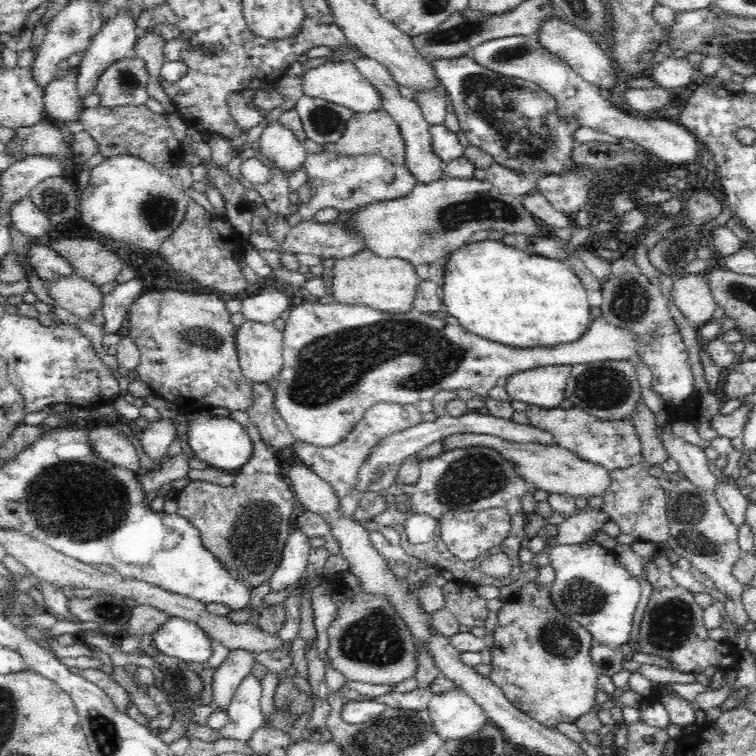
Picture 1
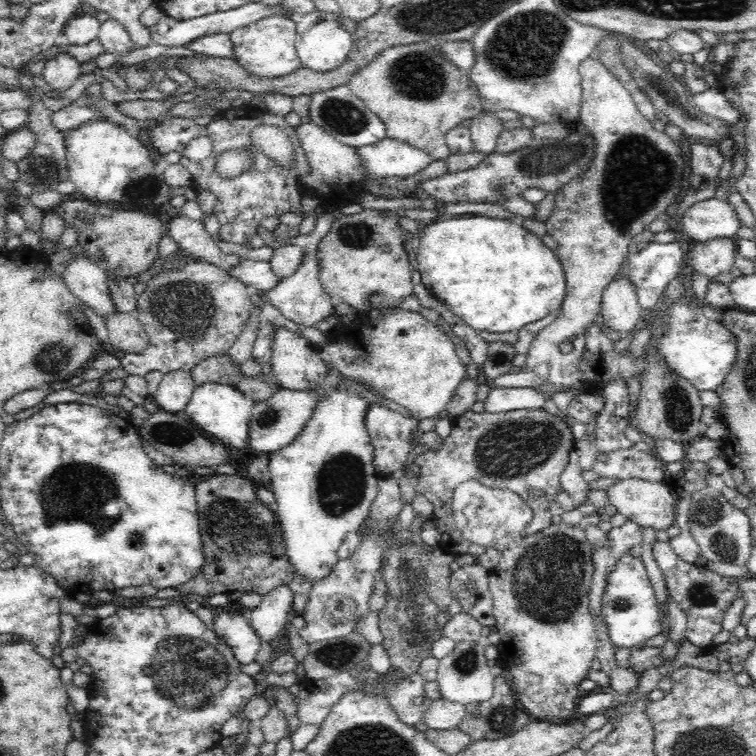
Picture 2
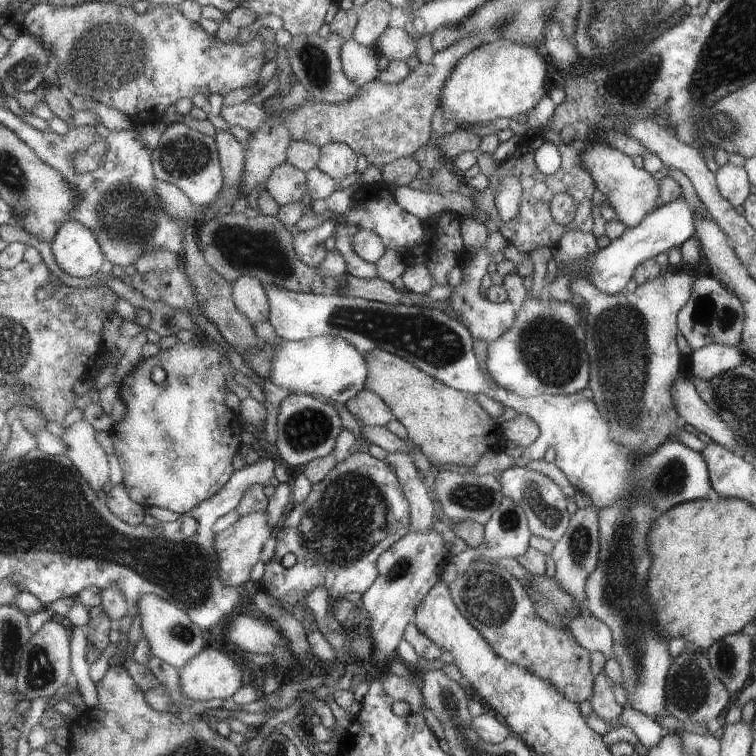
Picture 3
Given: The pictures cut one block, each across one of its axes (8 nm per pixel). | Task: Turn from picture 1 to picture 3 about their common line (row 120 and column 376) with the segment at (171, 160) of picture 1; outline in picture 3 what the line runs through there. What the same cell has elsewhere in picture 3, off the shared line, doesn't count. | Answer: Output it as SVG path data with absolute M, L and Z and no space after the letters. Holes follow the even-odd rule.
M468 35L446 50L435 51L431 62L420 63L408 73L406 78L394 84L380 81L378 78L359 87L358 92L350 99L341 103L325 103L311 100L291 113L285 113L286 126L291 132L293 140L306 141L316 146L330 143L347 144L358 156L364 156L368 166L378 168L393 163L399 158L412 157L414 152L428 143L430 138L430 123L432 114L439 108L439 94L442 85L447 81L456 63L465 55L483 44L479 37Z

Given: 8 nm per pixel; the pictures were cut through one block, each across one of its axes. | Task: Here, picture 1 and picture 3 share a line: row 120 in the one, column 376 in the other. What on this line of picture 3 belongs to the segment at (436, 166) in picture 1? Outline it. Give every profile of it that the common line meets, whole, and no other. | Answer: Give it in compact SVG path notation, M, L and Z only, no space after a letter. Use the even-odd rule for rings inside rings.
M364 389L344 404L358 423L371 427L386 427L393 419L392 409L382 397Z

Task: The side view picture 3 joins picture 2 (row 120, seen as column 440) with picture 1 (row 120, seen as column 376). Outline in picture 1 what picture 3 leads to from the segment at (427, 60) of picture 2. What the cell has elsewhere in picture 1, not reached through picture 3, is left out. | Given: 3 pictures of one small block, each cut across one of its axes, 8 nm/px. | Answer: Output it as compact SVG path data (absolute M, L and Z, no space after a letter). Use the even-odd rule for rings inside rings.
M384 108L372 113L353 113L343 134L333 144L333 149L339 156L344 157L377 154L398 165L404 164L405 160L405 144L400 134L400 127Z

